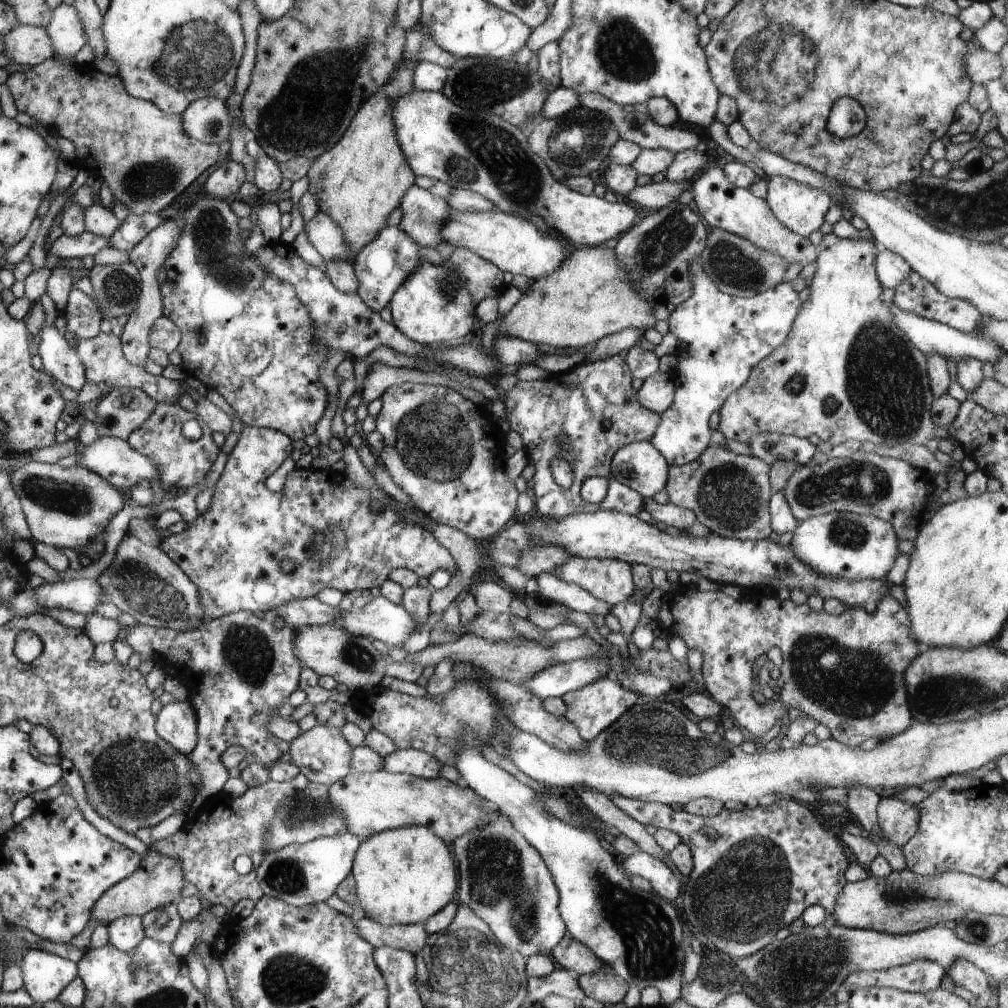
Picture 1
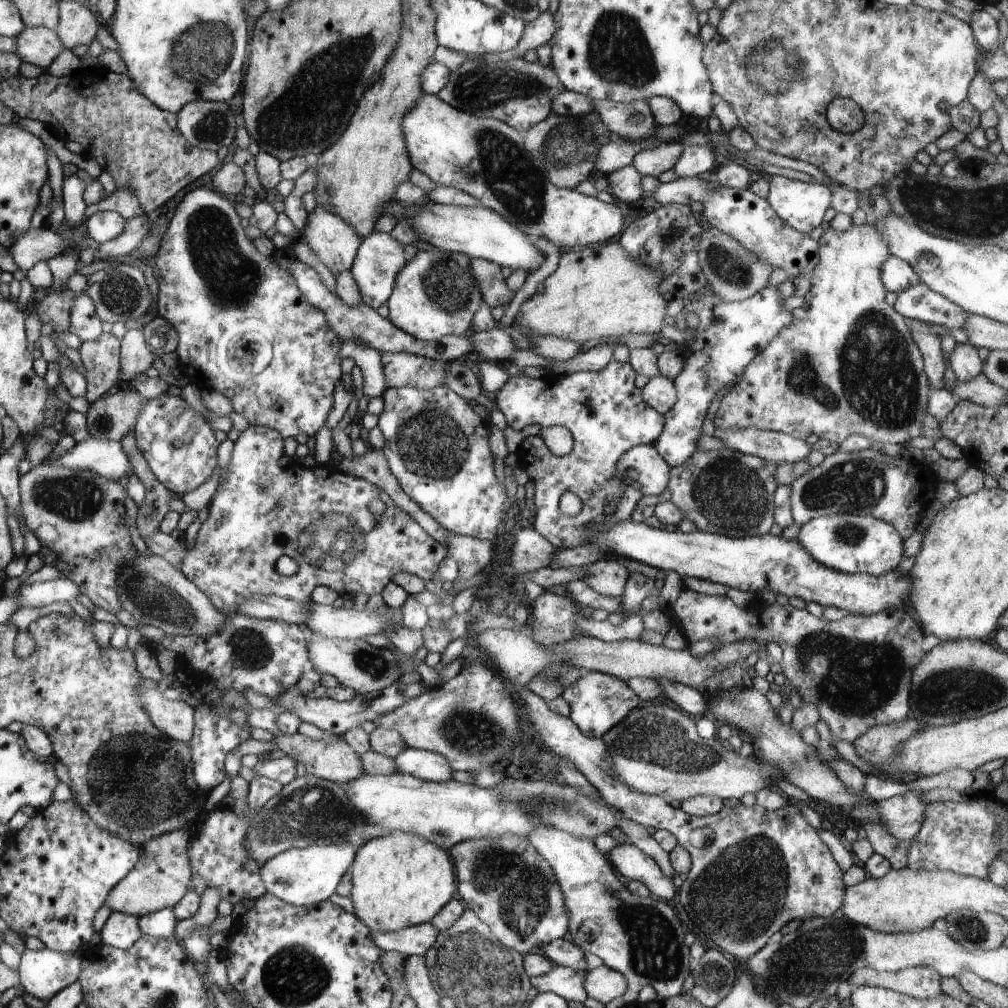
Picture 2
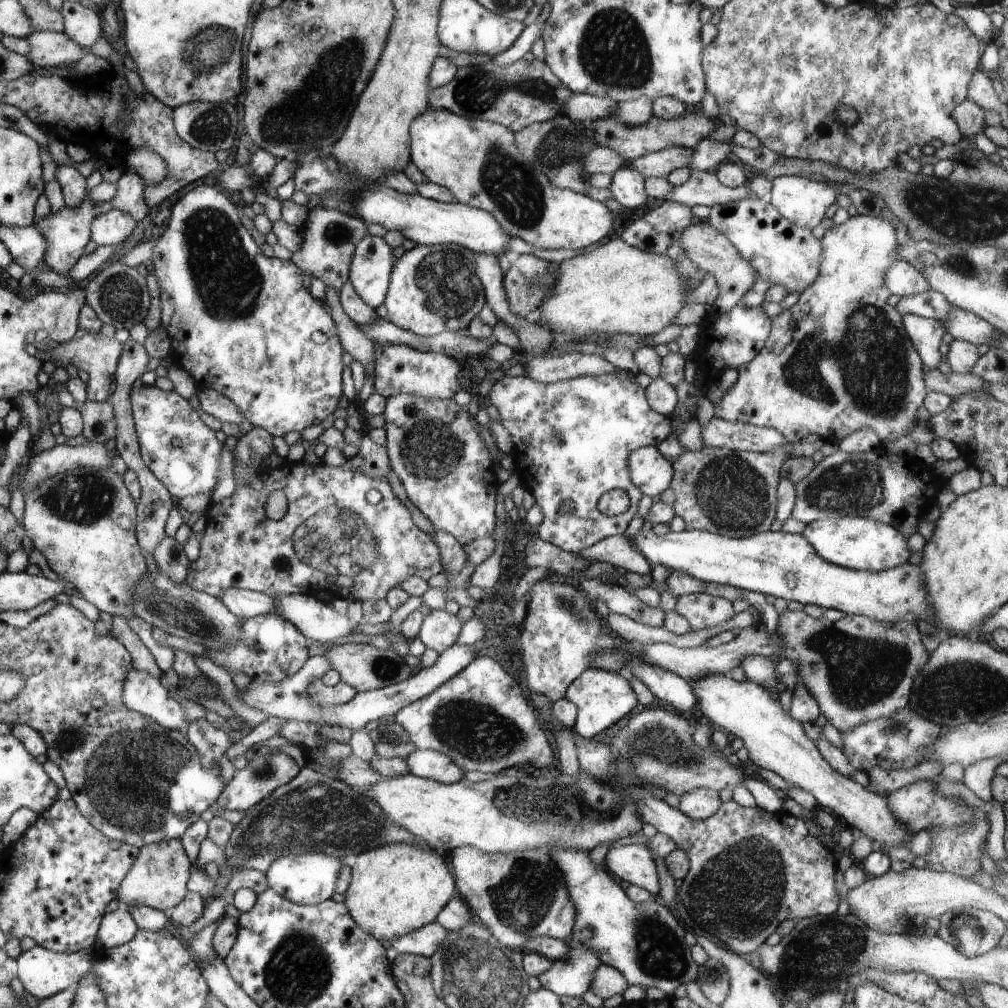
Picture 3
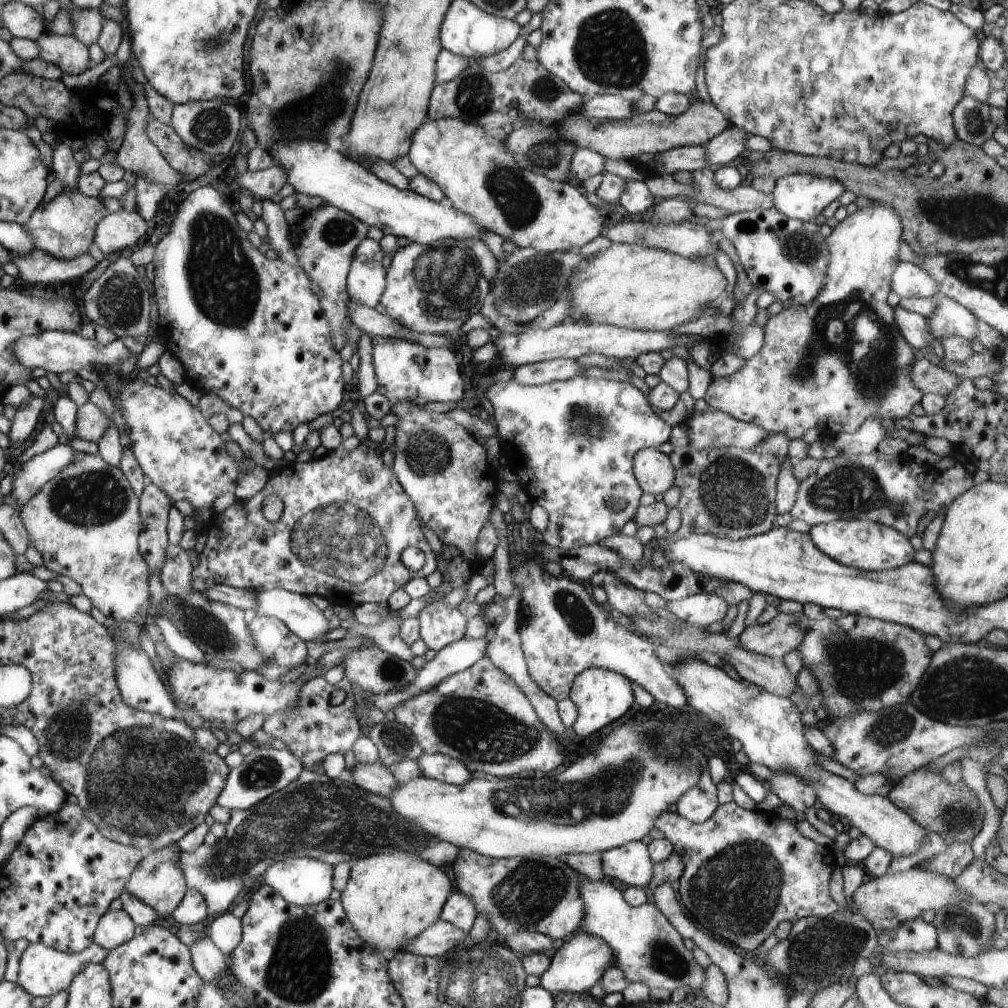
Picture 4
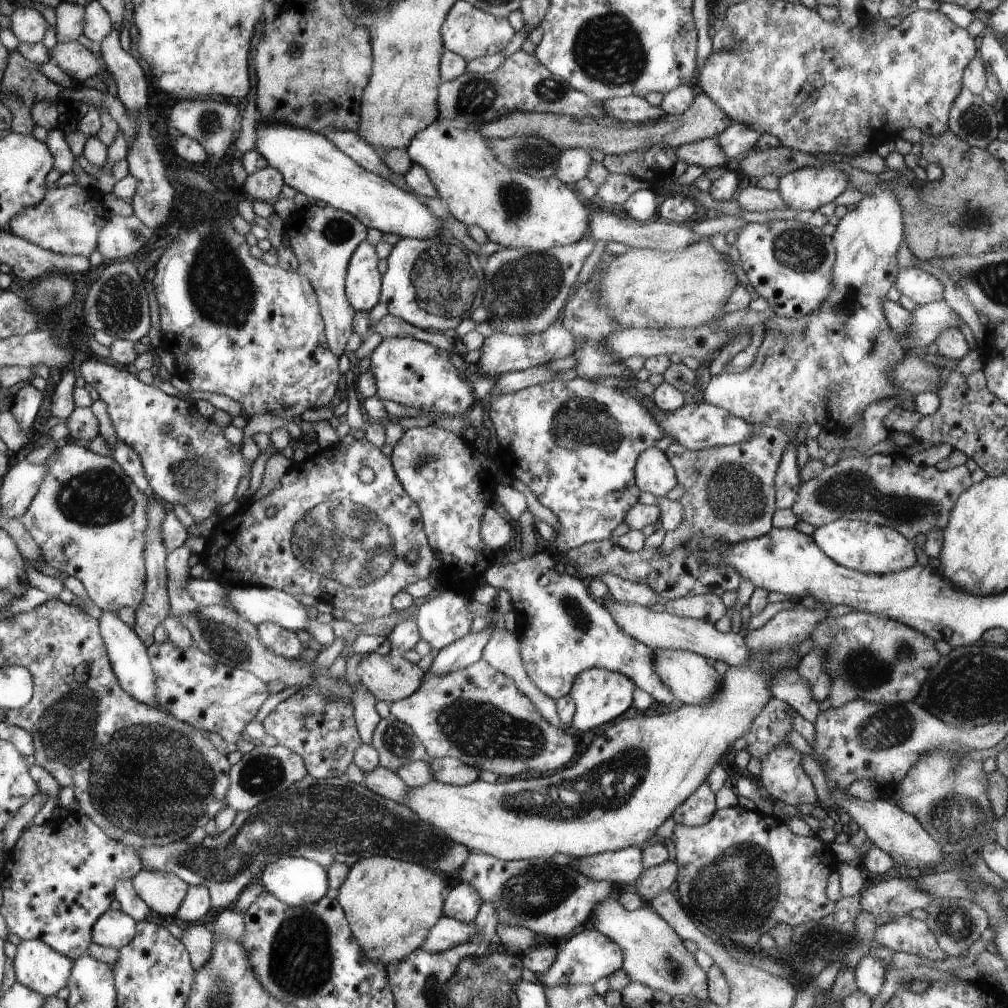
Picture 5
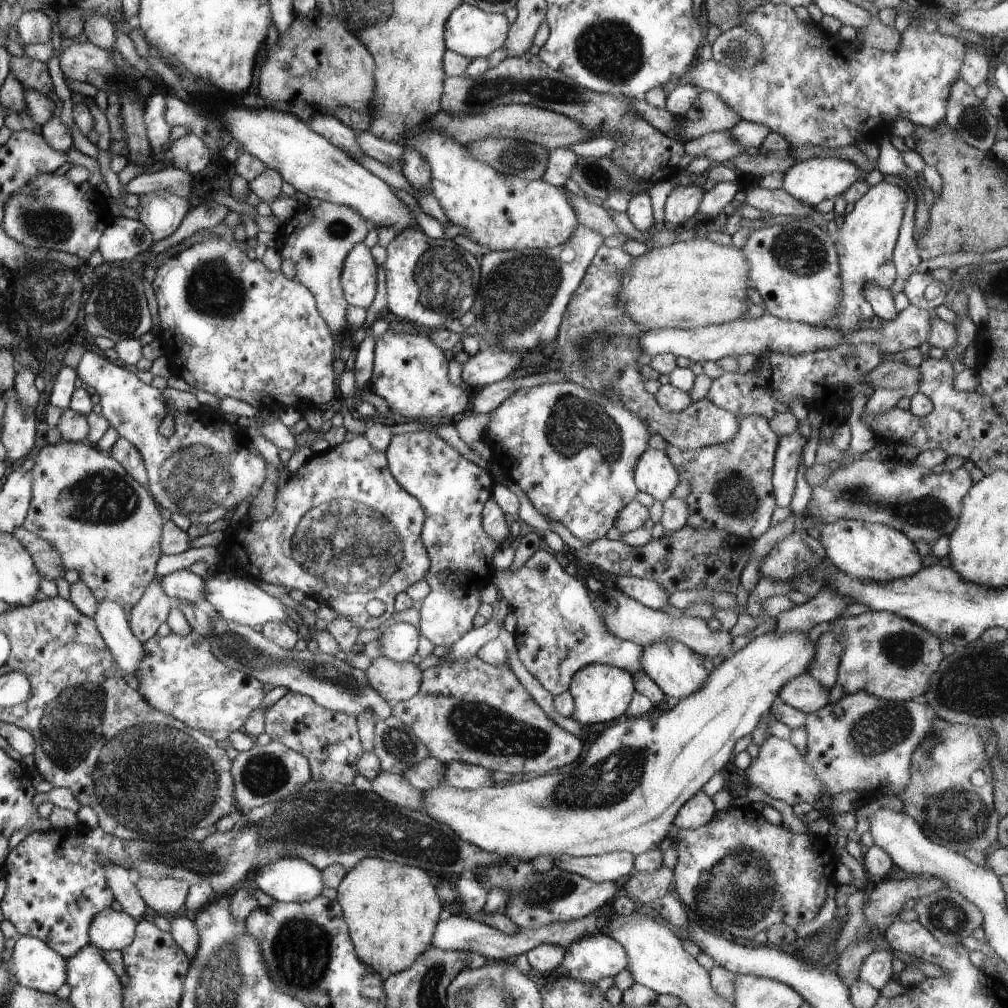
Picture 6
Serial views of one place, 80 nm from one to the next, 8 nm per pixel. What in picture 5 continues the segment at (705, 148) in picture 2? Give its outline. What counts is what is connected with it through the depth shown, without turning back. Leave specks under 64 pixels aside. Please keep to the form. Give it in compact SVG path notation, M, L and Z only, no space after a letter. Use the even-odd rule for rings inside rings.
M732 123L718 136L718 140L722 150L728 155L731 165L734 165L741 156L752 151L762 135L759 130L748 125Z

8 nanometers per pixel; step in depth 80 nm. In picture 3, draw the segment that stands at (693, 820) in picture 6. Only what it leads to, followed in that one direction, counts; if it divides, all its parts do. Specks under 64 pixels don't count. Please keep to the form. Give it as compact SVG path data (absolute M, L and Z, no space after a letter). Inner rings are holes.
M704 786L685 792L677 809L692 820L701 821L710 818L722 803L718 791Z

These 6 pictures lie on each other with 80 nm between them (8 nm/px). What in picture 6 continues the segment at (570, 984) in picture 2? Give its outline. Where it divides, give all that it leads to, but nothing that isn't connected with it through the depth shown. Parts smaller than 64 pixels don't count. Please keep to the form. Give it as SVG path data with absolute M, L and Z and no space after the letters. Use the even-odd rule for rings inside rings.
M595 934L573 942L553 976L596 984L600 978L615 977L628 963L626 949L615 938Z

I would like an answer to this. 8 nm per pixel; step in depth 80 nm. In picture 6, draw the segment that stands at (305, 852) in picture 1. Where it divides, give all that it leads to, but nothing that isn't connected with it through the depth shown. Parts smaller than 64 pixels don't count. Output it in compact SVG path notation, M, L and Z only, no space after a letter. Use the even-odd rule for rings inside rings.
M292 857L279 858L276 862L260 869L258 873L253 874L252 884L256 888L260 888L262 892L268 894L277 902L283 903L301 903L311 901L313 898L320 896L322 889L325 887L322 871L316 866L304 859Z

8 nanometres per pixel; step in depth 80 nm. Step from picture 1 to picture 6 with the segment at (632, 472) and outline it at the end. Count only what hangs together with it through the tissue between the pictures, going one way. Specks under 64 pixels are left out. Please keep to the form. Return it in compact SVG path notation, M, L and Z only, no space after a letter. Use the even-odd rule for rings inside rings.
M664 449L644 451L636 463L634 474L639 490L662 502L673 496L674 489L681 481Z

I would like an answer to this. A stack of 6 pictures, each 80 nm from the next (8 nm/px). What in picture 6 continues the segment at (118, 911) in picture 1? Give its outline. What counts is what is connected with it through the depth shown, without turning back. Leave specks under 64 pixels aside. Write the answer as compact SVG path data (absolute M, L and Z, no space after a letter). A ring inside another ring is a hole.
M168 877L165 879L135 878L142 900L151 914L174 917L183 912L190 892L190 883Z

